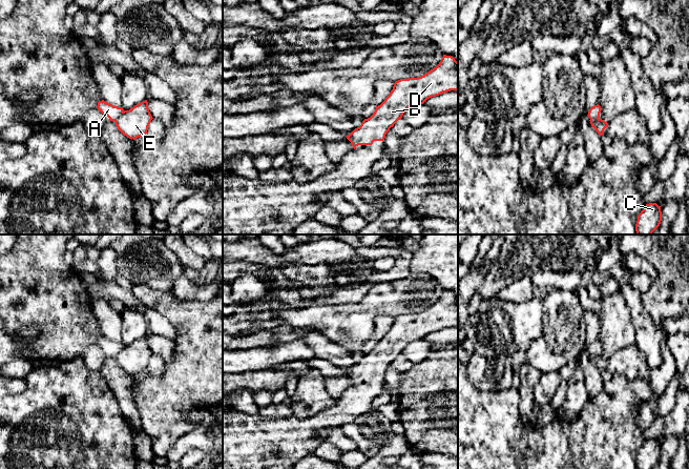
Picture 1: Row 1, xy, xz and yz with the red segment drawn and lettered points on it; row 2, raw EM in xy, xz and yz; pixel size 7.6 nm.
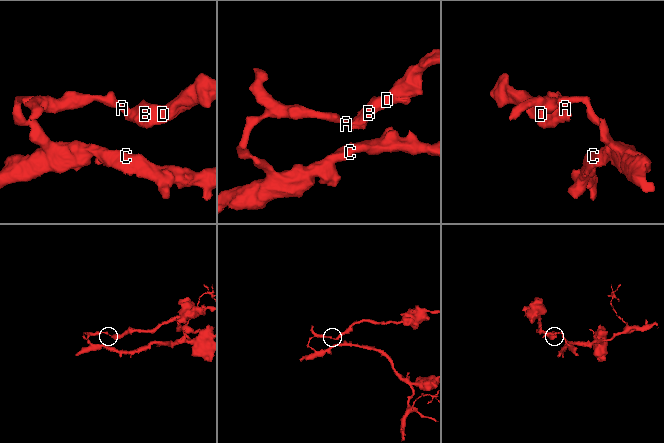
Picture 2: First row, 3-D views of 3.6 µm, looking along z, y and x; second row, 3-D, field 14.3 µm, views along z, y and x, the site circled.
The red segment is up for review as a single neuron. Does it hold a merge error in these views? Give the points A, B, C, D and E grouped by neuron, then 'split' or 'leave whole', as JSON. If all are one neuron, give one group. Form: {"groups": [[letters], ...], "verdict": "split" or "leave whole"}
{"groups": [["A", "C"], ["B", "D", "E"]], "verdict": "split"}

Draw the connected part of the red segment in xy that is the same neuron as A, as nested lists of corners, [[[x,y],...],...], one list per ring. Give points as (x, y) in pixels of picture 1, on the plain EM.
[[[104,335],[98,338],[97,344],[103,350],[107,351],[109,353],[109,356],[116,356],[124,346],[123,343],[113,342]]]

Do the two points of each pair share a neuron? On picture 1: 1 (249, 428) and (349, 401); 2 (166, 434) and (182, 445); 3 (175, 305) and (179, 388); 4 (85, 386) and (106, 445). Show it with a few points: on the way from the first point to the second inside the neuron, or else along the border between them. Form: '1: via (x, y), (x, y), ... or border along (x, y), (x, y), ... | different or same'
1: via (274, 428), (310, 428), (324, 423) | same
2: border along (196, 426), (183, 433), (170, 446), (163, 457) | different
3: via (186, 326), (186, 367) | same
4: via (85, 401), (85, 424), (91, 430) | same

